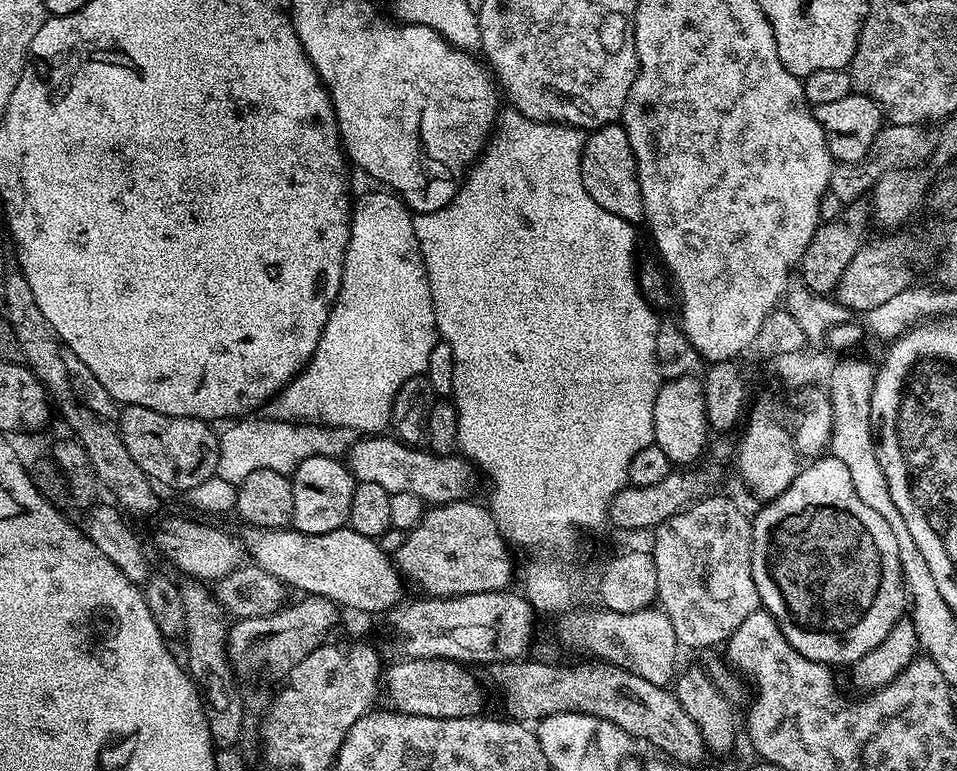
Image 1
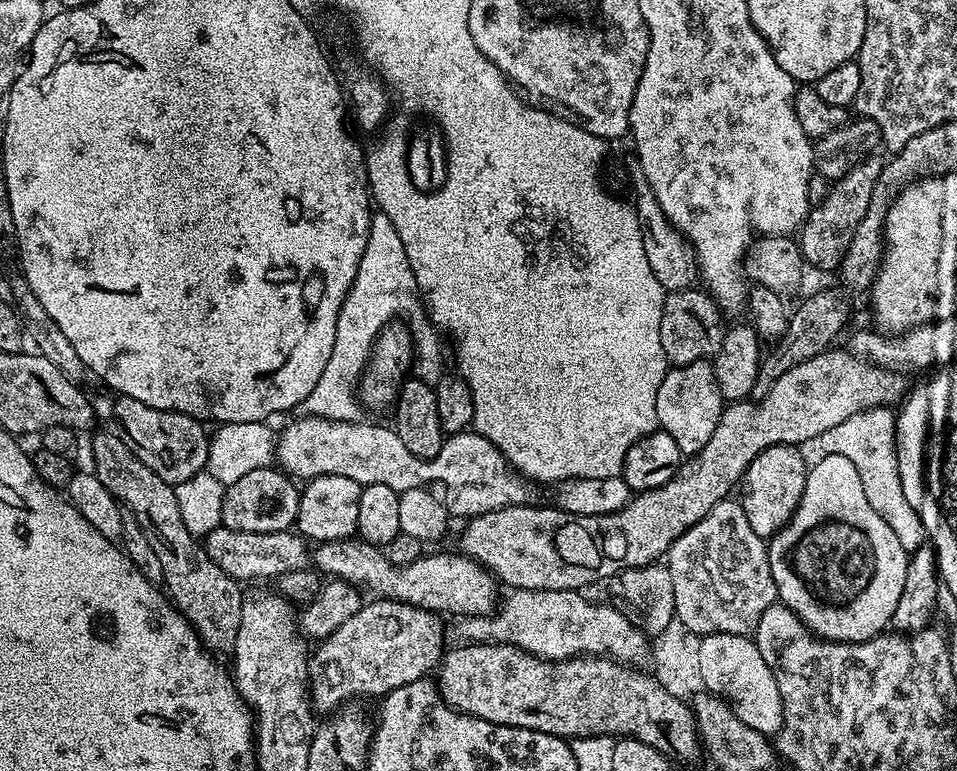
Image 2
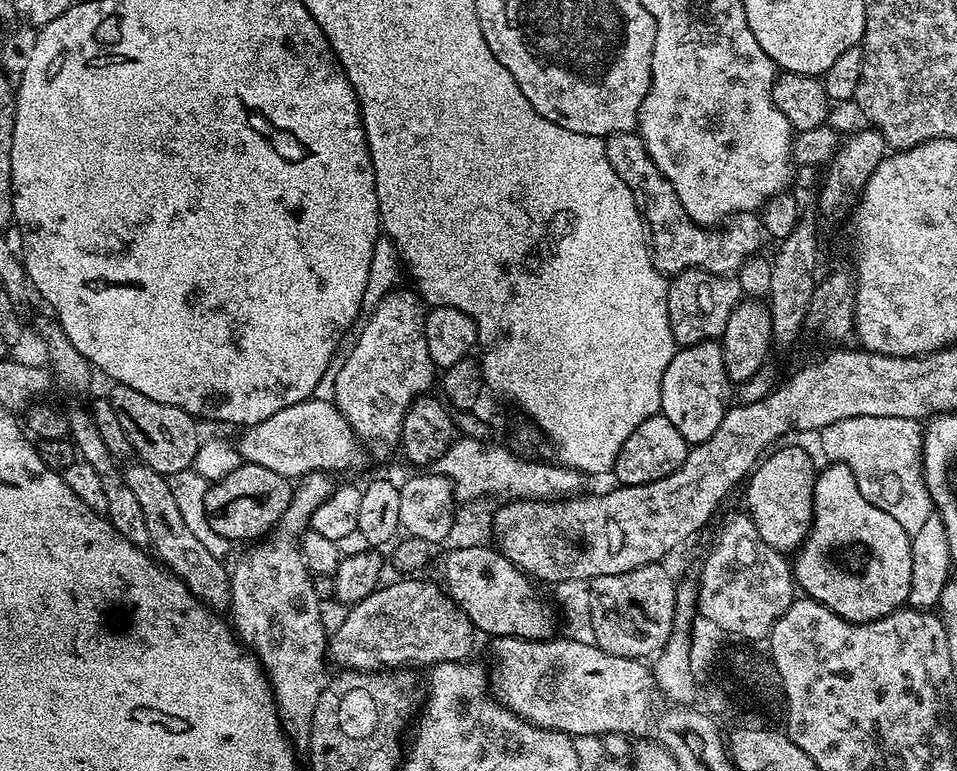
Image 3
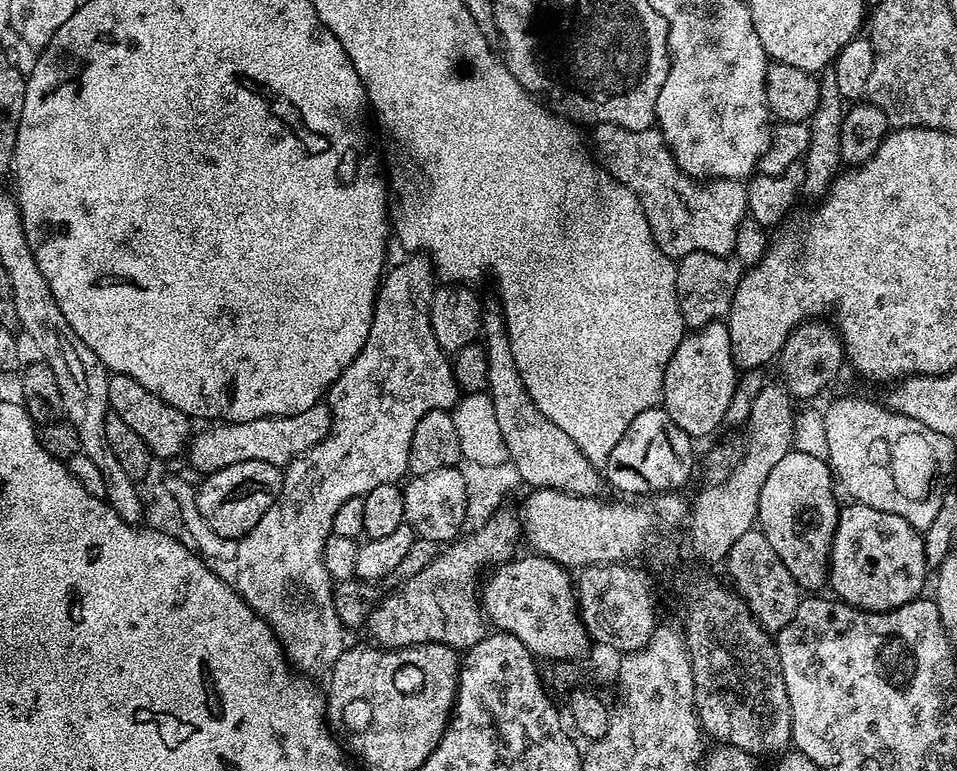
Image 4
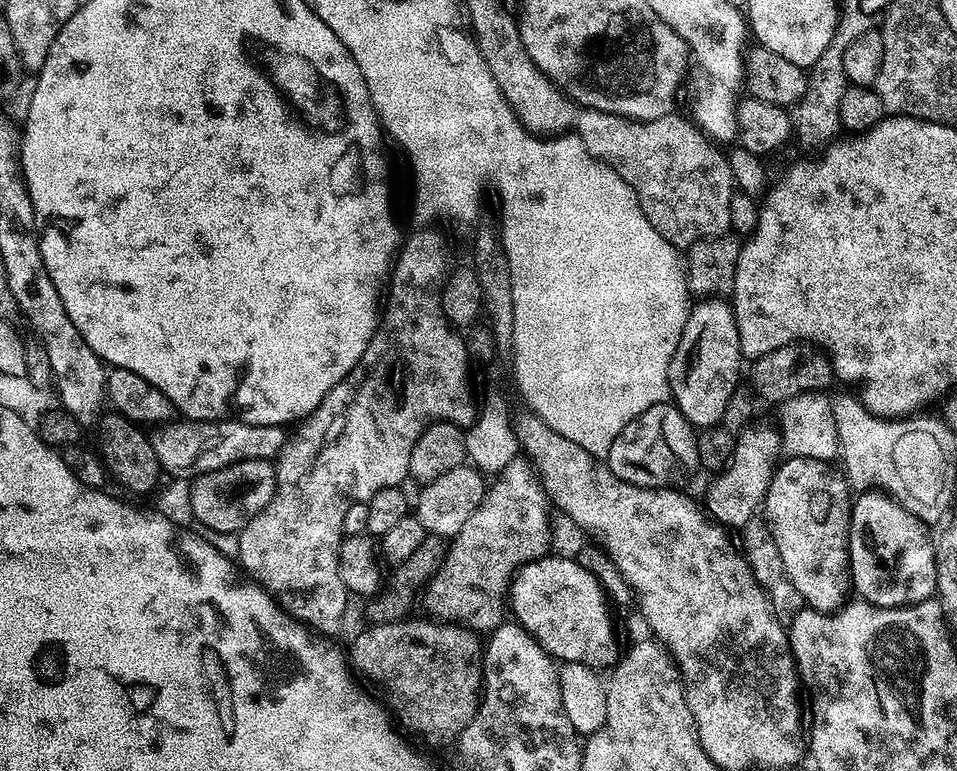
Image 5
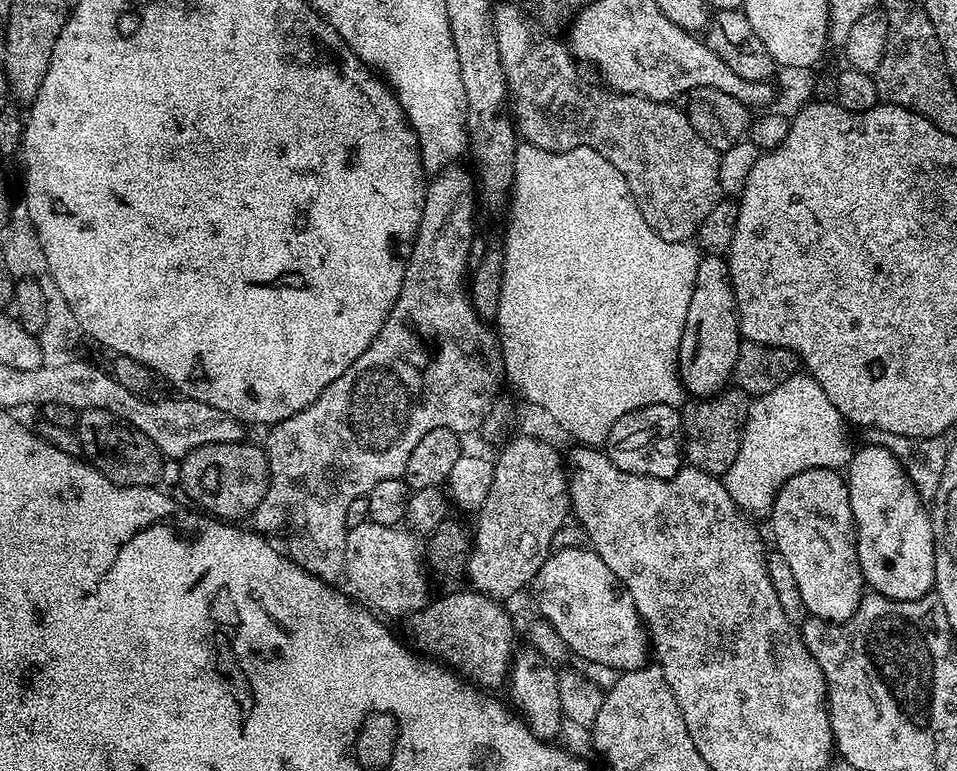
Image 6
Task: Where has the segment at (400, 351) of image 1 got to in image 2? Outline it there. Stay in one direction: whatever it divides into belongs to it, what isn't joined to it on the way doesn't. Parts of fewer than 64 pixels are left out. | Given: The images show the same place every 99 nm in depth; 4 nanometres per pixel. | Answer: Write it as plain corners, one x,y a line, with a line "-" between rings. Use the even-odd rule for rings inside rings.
376,214
370,222
366,248
362,250
356,277
338,314
334,350
330,350
330,360
326,362
326,370
322,370
322,378
318,378
318,386
310,390
302,405
307,415
331,420
361,419
362,405
354,389
357,387
361,372
364,371
364,365
368,363
368,353
372,351
376,336
397,318
407,325
414,337
415,371
420,371
417,373
424,378
439,377
442,369
440,369
440,340
436,337
438,332
430,323
430,317
422,303
414,270
410,270
410,262
406,258
404,243
402,238
398,238
398,230
394,230
390,218

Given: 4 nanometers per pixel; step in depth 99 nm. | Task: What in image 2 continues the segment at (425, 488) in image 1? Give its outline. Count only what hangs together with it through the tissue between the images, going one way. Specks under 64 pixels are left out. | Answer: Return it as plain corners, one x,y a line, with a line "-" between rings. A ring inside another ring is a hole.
300,414
275,437
275,459
289,476
304,482
313,476
342,474
342,478
354,478
354,482
362,486
381,484
398,493
426,488
438,498
438,502
442,502
452,518
481,516
499,508
524,506
531,501
528,500
532,496
529,481
475,430
451,433
434,458
423,460
406,450
395,427
364,423

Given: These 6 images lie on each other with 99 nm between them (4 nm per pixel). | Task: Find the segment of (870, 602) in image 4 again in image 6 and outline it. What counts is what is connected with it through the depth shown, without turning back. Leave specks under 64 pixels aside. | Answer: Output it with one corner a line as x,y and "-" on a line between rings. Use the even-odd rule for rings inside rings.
872,442
853,451
846,479
865,585
875,595
891,600
920,600
929,595
936,587
932,518
907,467
890,449

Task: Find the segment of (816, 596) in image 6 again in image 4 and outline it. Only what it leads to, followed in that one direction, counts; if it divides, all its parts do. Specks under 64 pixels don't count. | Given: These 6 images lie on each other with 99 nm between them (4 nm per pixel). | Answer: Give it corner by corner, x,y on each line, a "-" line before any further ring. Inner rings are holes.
793,450
770,470
762,486
762,498
758,498
759,531
763,532
766,542
774,546
774,554
782,558
801,590
820,590
830,580
832,537
836,535
841,509
832,493
832,484
834,488
827,459

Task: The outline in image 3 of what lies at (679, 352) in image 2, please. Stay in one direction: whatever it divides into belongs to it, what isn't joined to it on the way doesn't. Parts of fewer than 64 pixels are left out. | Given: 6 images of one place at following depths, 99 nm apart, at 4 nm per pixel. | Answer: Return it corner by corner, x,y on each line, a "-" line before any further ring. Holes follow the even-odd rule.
688,268
668,280
668,317
672,337
680,348
723,337
730,314
742,299
740,283
731,275
710,273
704,268

